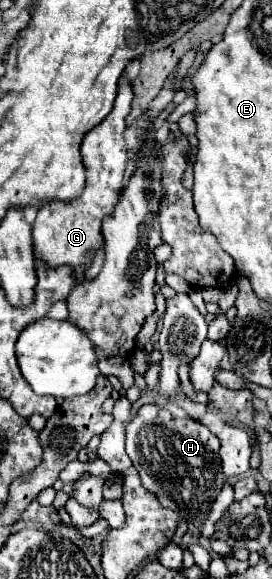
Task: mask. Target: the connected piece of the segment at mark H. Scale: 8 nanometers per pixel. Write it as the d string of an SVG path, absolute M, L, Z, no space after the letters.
M172 401L142 405L126 425L126 453L140 473L142 485L156 493L166 509L178 511L184 521L204 521L226 483L218 451L220 439Z

